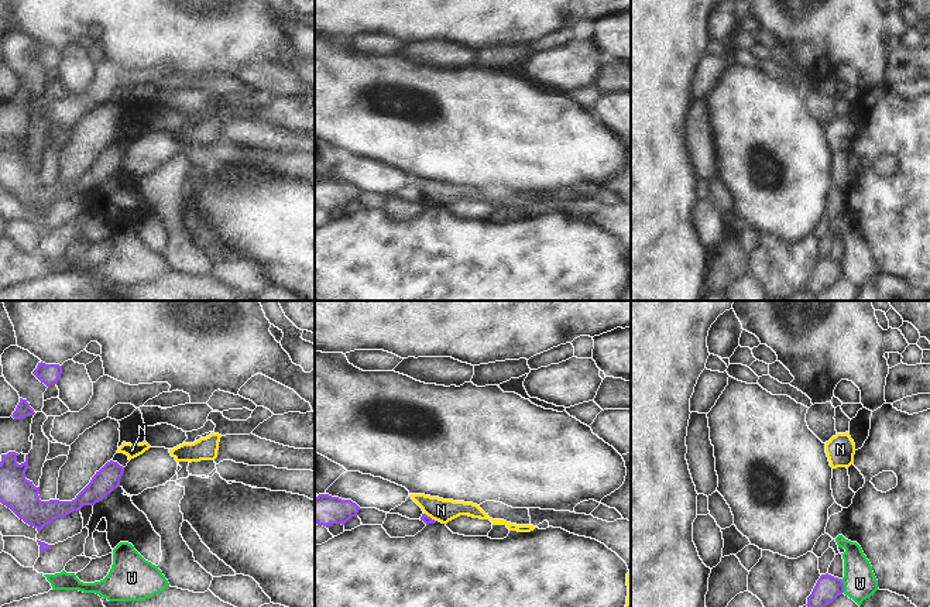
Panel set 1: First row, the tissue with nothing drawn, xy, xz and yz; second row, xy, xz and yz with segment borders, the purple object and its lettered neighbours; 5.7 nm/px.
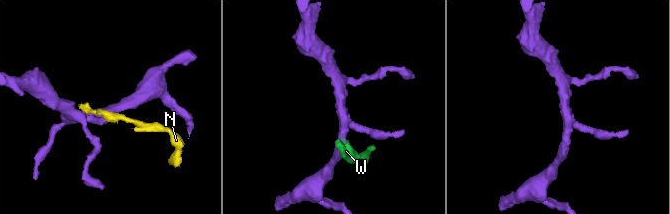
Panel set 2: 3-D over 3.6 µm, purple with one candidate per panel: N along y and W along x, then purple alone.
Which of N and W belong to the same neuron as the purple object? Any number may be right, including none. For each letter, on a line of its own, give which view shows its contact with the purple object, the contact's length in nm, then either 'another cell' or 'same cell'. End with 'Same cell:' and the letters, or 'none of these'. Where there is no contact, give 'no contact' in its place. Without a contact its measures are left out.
N: meets purple in xz; contact 90 nm long; another cell
W: meets purple in yz; contact 80 nm long; another cell
Same cell: none of these

